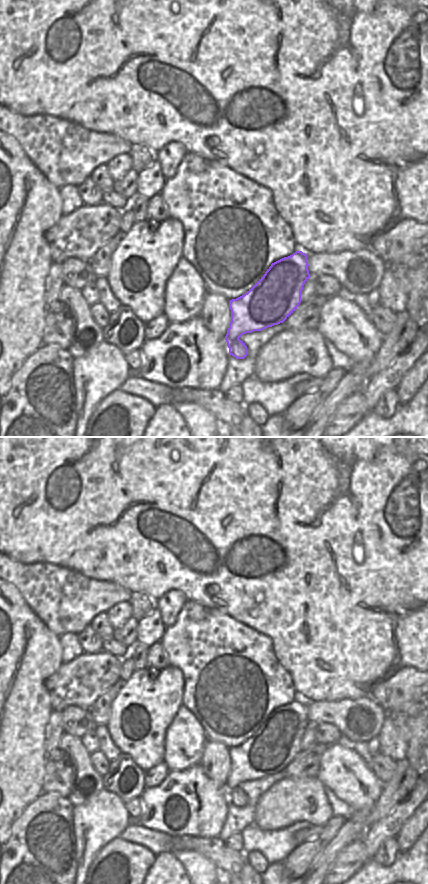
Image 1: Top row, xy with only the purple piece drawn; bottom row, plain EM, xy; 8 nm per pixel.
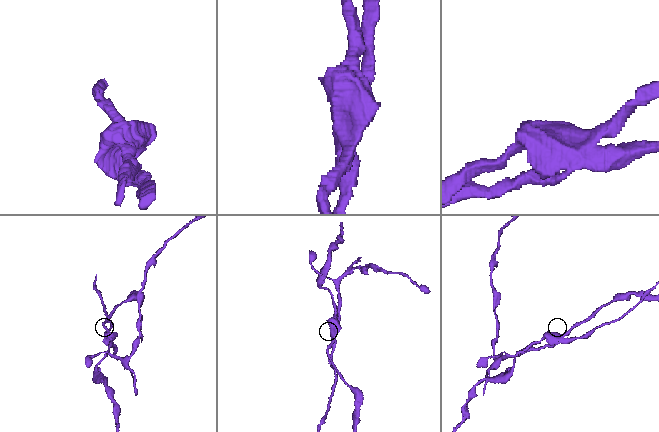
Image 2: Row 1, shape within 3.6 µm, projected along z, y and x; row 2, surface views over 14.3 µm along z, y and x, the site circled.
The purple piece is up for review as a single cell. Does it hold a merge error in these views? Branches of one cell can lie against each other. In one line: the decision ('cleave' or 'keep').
cleave

